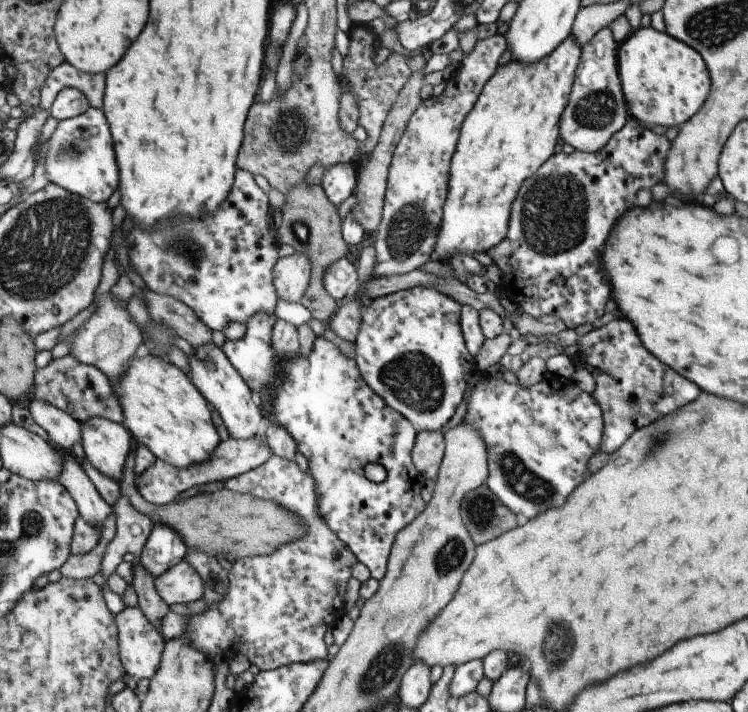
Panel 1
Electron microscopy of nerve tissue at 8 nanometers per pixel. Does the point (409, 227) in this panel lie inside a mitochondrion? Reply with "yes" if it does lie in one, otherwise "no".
yes

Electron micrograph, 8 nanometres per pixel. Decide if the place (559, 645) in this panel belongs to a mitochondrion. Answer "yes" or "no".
yes

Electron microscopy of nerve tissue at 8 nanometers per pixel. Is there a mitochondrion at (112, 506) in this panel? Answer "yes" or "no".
no

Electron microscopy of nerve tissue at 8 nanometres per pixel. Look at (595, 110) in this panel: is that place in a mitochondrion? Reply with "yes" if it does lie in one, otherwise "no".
yes

